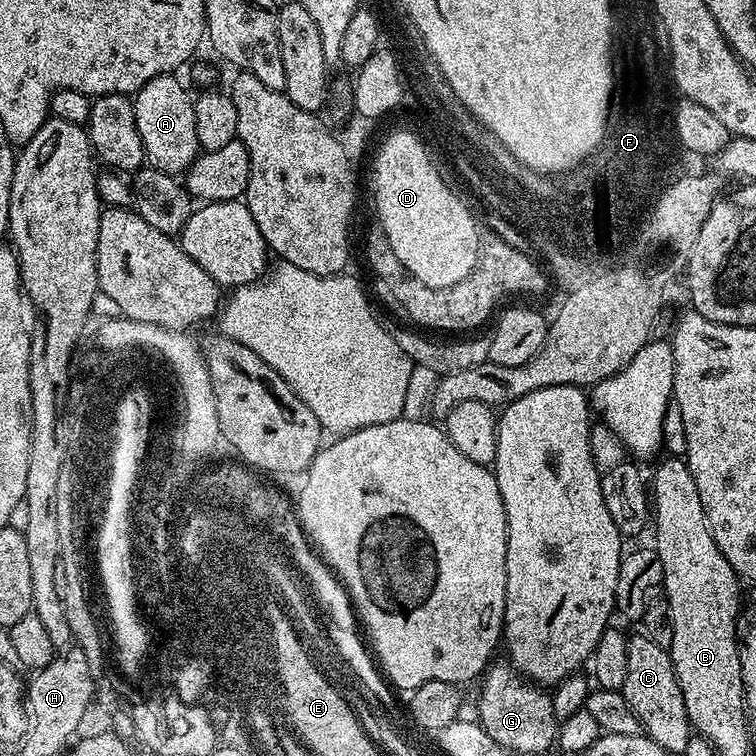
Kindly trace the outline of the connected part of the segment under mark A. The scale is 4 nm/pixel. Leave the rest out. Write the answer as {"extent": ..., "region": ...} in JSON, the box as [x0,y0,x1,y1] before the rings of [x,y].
{"extent":[134,75,202,177],"region":[[[175,75],[159,76],[146,82],[134,93],[134,122],[138,122],[138,134],[142,134],[145,161],[151,167],[179,177],[187,173],[202,149],[198,142],[198,130],[194,126],[193,97],[176,81]]]}

